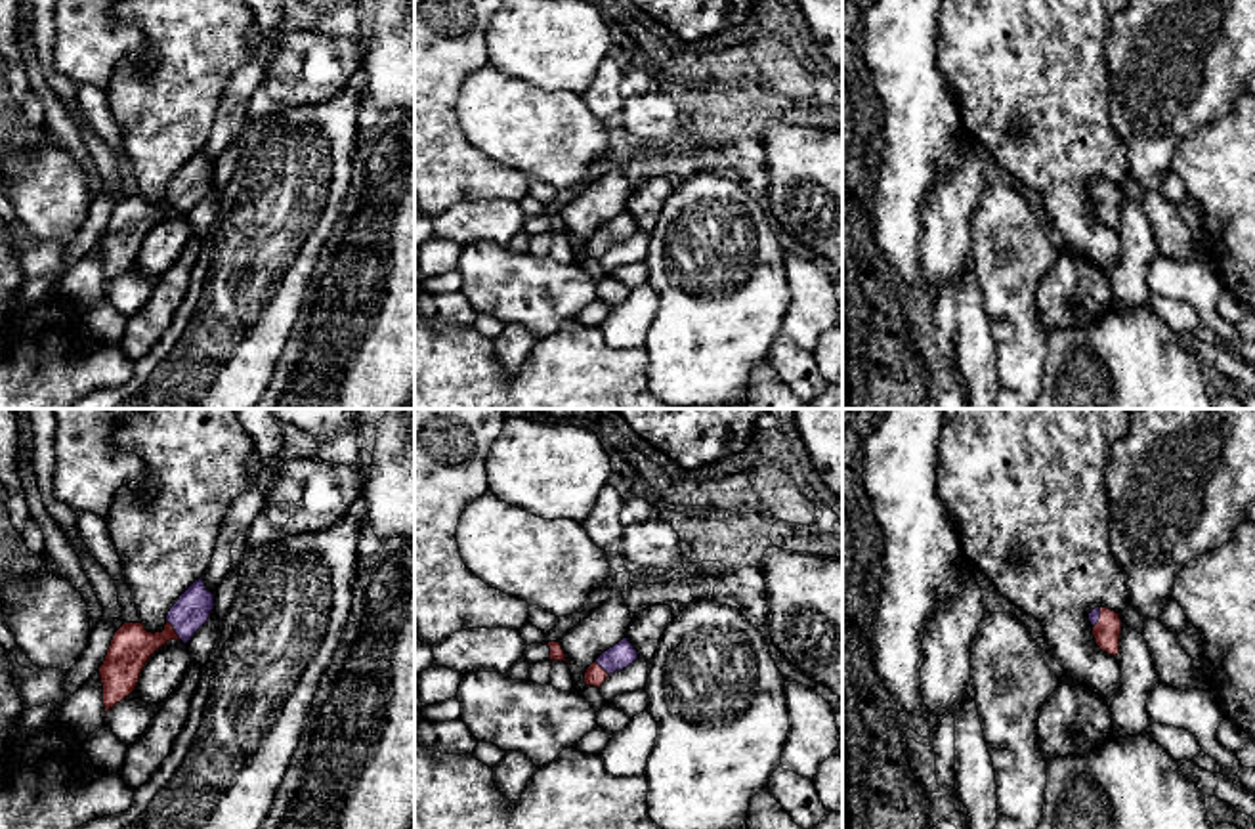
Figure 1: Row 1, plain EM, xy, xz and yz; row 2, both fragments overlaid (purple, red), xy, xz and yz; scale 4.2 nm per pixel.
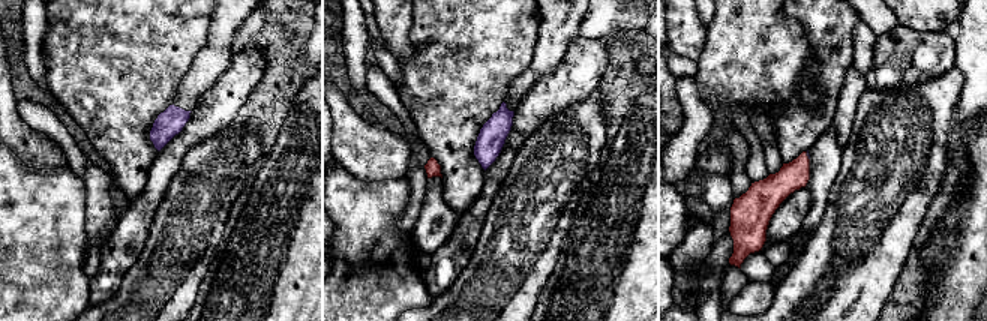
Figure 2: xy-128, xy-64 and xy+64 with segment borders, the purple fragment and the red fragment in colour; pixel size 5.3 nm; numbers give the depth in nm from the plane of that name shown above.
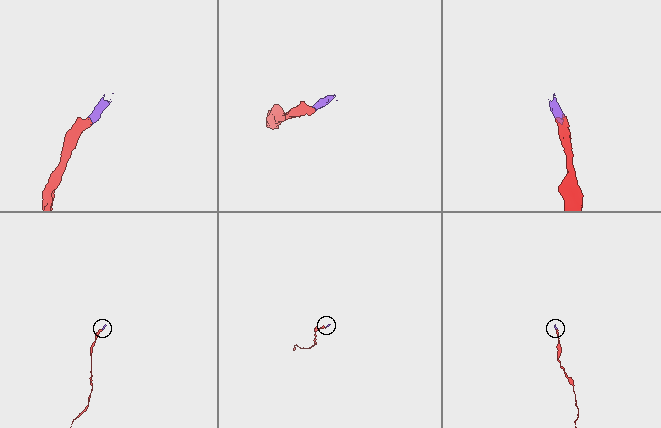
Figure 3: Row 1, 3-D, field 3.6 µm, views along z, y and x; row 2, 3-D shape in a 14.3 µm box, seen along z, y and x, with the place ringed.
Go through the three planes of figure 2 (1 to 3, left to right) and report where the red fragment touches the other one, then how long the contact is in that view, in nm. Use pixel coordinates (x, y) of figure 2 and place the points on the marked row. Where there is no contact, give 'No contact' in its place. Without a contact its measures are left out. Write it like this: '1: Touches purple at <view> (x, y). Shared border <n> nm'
1: No contact
2: No contact
3: Touches purple at xy+64 (807, 155). Shared border 50 nm

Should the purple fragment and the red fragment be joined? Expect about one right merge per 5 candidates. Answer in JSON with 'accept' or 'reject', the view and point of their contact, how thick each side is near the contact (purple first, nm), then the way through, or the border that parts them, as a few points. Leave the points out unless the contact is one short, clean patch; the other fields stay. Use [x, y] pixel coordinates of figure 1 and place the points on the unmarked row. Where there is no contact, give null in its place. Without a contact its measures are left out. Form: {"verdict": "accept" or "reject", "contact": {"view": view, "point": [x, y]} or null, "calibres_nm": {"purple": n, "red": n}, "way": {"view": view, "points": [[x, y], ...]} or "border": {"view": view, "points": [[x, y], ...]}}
{"verdict": "accept", "contact": {"view": "xy", "point": [174, 201]}, "calibres_nm": {"purple": 150, "red": 180}, "way": {"view": "xy", "points": [[193, 180], [174, 201], [157, 212], [130, 220]]}}

